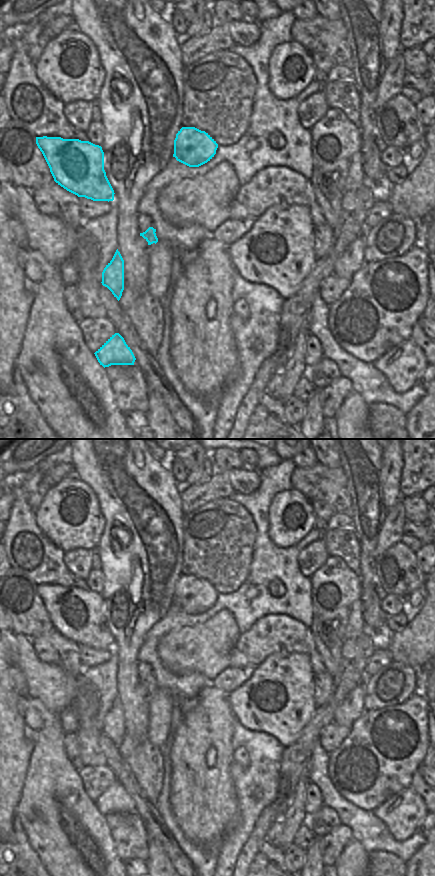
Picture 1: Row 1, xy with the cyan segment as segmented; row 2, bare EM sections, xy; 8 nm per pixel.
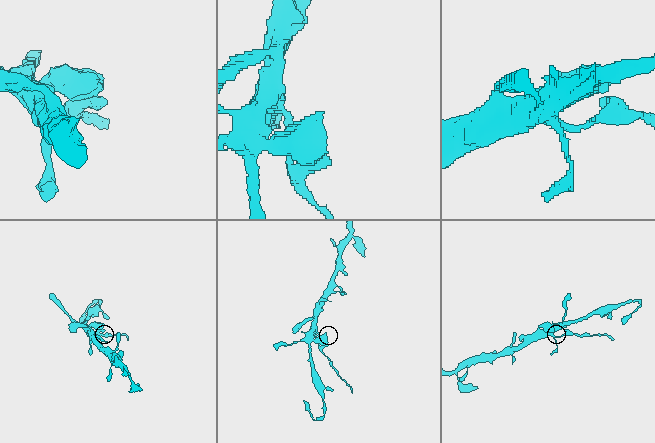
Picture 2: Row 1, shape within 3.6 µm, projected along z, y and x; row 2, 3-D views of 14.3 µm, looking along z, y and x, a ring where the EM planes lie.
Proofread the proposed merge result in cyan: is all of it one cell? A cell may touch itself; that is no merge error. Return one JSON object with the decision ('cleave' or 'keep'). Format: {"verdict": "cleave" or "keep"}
{"verdict": "cleave"}

